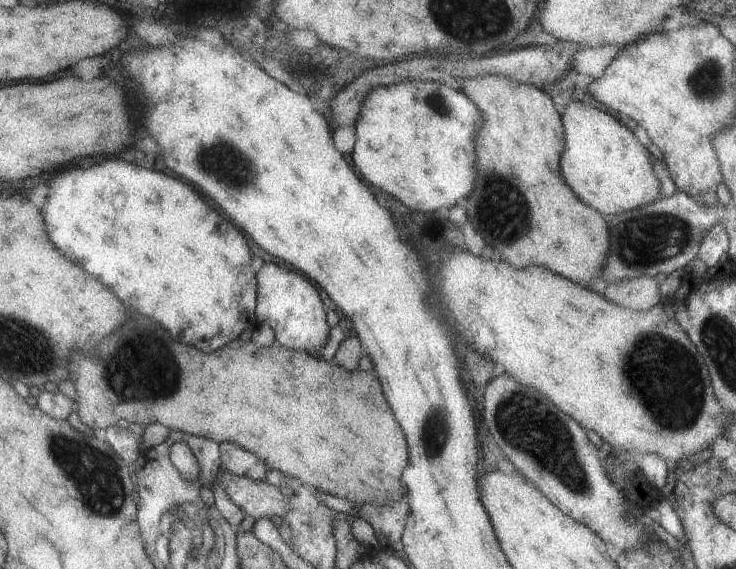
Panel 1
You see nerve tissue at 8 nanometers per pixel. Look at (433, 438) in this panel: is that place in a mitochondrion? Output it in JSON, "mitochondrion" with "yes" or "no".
{"mitochondrion":"yes"}

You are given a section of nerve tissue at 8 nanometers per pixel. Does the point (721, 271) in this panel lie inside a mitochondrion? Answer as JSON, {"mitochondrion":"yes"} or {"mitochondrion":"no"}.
{"mitochondrion":"no"}

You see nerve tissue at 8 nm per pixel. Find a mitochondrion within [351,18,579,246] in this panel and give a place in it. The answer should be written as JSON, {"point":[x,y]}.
{"point":[438,104]}

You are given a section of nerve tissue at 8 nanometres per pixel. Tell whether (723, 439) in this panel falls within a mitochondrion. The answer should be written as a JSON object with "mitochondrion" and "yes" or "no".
{"mitochondrion":"no"}

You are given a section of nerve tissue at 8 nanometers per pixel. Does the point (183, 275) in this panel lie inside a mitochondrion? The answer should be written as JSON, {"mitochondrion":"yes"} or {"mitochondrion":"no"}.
{"mitochondrion":"no"}

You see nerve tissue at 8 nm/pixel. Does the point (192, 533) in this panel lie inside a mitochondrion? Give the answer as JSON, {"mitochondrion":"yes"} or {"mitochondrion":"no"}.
{"mitochondrion":"yes"}

